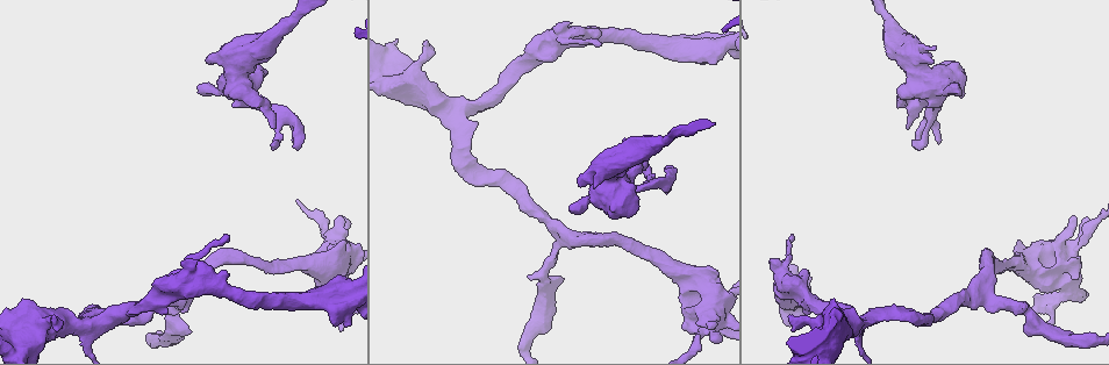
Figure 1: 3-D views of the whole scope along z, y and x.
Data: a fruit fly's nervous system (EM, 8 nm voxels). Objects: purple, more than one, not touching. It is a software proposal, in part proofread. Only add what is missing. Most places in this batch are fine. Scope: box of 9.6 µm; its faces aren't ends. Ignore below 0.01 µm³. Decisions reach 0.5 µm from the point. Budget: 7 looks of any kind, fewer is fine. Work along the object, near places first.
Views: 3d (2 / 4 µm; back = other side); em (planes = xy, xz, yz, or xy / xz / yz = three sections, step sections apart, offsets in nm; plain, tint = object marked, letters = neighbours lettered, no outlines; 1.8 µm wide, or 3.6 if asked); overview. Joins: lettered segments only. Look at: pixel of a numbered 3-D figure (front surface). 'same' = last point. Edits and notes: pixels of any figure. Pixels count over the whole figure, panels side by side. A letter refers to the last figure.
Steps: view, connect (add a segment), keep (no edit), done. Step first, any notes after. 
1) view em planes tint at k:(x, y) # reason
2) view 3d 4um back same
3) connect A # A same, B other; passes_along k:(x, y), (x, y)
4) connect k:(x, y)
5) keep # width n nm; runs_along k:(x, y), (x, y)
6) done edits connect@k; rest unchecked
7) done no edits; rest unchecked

view em 3.6um xy step 16 tint at 1:(345, 296) # sudden change in width

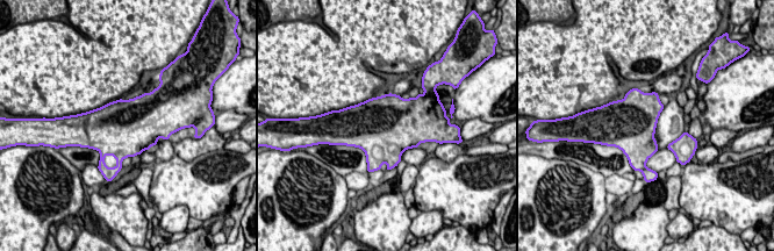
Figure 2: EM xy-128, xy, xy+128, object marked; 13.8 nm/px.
view em 3.6um planes letters same # another direction

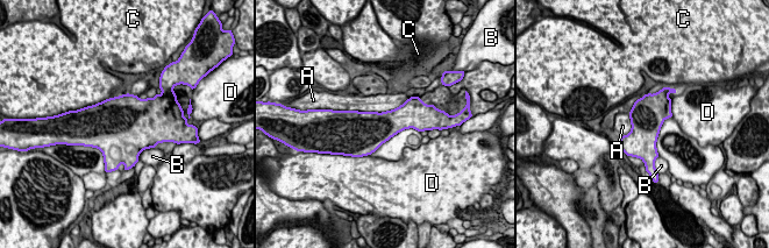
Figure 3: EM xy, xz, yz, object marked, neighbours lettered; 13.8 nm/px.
keep # width 460 nm; A other, B other, C other, D other; border 3:(411, 97), (382, 112), (348, 111); none of them fits

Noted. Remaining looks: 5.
view em planes letters at 1:(568, 210) # branch stops here

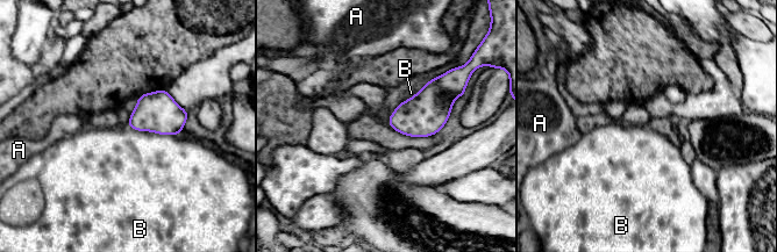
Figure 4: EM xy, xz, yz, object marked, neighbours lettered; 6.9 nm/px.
keep # A other, B other; border 4:(128, 124), (137, 130), (180, 134); no lettered segment goes on from it

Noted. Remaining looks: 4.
view 3d 2um at 1:(938, 140) # an open end

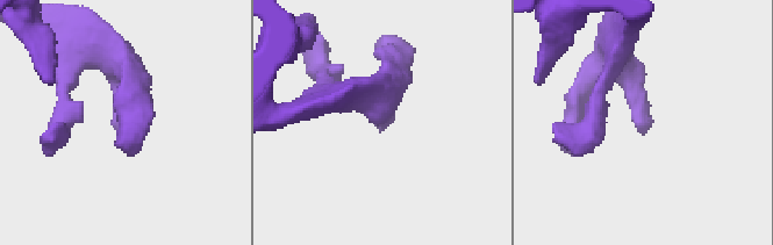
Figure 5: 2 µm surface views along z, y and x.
view em xz step 4 tint at 5:(643, 131) # need the tissue

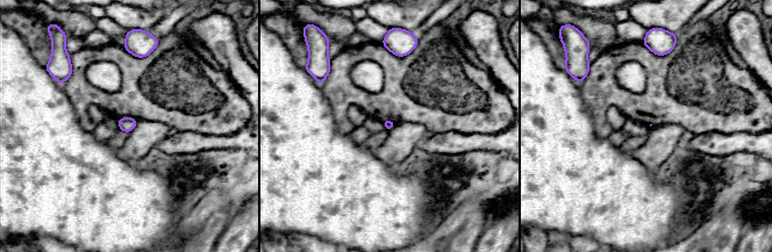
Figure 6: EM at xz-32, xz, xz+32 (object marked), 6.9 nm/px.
view em planes letters same

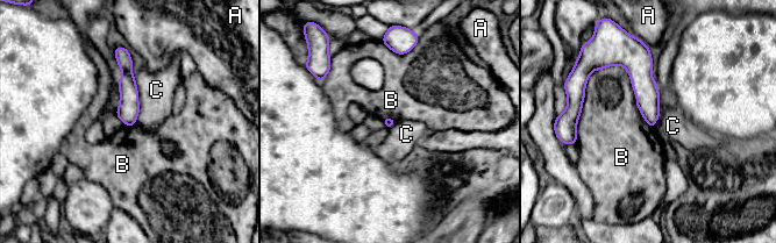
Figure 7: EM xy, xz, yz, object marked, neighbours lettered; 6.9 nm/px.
keep # A other, B other, C other; border 7:(135, 77), (139, 115), (130, 127); none of them fits

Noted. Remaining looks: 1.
done no edits; rest unchecked

